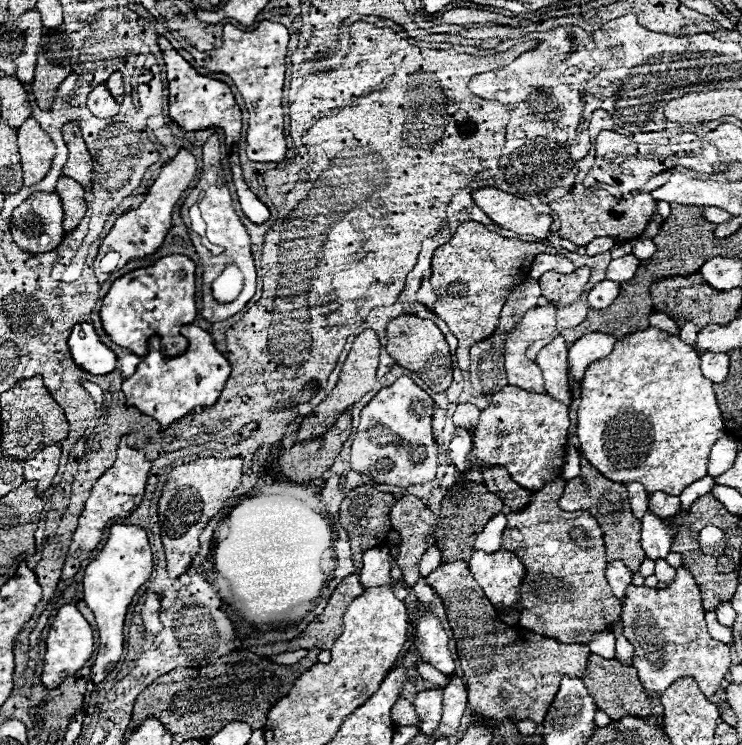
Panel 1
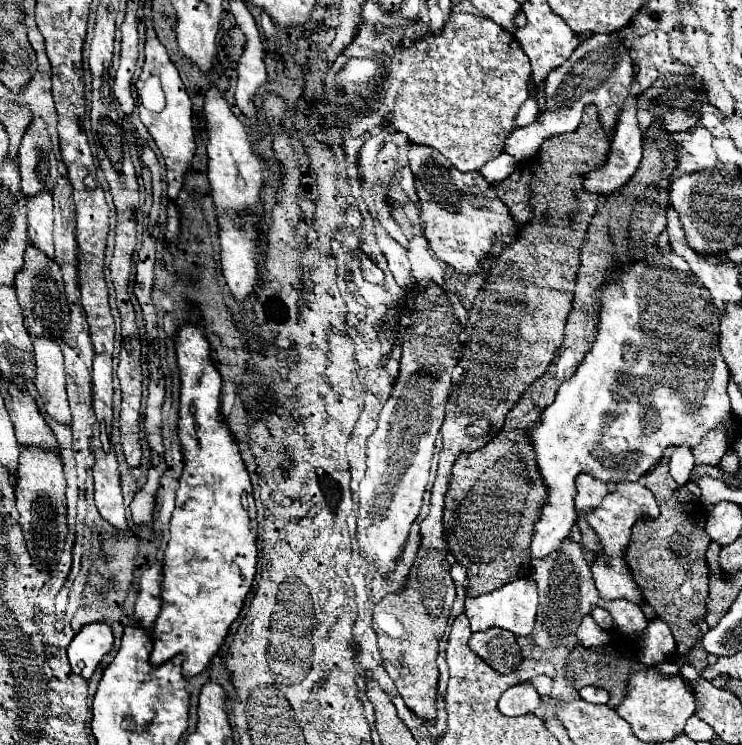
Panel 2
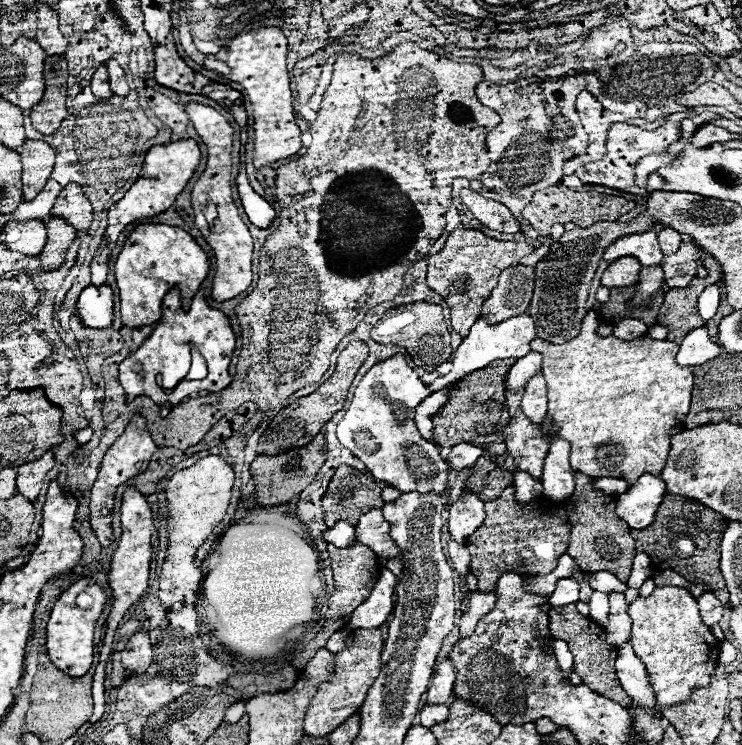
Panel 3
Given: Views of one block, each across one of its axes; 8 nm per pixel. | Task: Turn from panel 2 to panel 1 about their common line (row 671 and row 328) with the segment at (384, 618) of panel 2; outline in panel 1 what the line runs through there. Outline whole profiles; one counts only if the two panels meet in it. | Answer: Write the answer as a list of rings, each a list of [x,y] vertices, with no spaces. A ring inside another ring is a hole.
[[[402,314],[392,320],[386,328],[386,352],[396,360],[396,364],[402,364],[404,368],[416,372],[434,392],[446,390],[452,382],[452,354],[444,340],[444,334],[432,320],[412,314]]]

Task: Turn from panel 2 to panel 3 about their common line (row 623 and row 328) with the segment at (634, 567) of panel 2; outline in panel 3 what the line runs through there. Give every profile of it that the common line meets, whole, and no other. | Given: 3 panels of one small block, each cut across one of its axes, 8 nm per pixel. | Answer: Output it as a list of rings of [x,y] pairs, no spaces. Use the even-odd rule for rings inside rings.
[[[710,254],[704,258],[706,278],[694,277],[686,288],[670,288],[664,294],[664,302],[658,310],[658,324],[668,328],[670,342],[680,344],[688,332],[702,328],[706,322],[698,316],[698,296],[710,284],[718,284],[722,278],[722,268]]]

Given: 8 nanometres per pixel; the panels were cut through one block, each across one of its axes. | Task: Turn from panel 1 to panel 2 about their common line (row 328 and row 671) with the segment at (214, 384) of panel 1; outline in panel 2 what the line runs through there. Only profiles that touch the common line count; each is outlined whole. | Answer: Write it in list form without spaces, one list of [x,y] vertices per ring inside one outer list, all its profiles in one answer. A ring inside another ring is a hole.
[[[188,324],[182,326],[178,336],[176,336],[176,354],[178,354],[178,366],[180,366],[180,380],[182,380],[182,394],[180,394],[180,420],[178,420],[178,436],[182,442],[182,454],[184,454],[184,472],[180,476],[180,488],[176,492],[176,508],[172,512],[170,518],[170,540],[168,546],[164,550],[164,562],[162,562],[162,592],[160,592],[160,600],[162,600],[162,610],[154,622],[152,628],[152,654],[150,654],[150,664],[160,666],[164,662],[168,662],[170,658],[181,656],[182,660],[182,675],[186,680],[190,680],[192,676],[200,674],[204,668],[210,666],[212,658],[216,656],[216,652],[220,650],[220,646],[224,644],[224,638],[228,634],[228,628],[232,626],[232,622],[238,618],[240,608],[244,604],[244,598],[252,586],[252,580],[256,576],[256,508],[254,508],[254,498],[252,498],[252,484],[250,484],[250,476],[246,472],[246,466],[240,458],[240,450],[236,440],[232,438],[222,414],[220,414],[220,374],[214,368],[212,360],[210,360],[210,346],[208,340],[204,336],[204,330],[200,326]]]

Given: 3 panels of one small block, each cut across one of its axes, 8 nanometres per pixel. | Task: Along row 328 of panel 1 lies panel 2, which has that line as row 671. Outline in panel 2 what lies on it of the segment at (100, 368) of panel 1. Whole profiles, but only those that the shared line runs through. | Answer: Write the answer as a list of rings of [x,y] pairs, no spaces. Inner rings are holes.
[[[92,624],[84,626],[68,646],[68,660],[72,672],[90,680],[100,660],[112,650],[114,636],[108,624]]]

